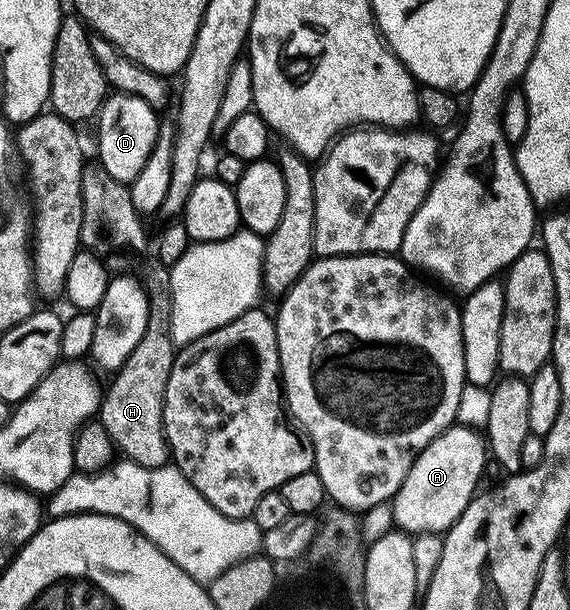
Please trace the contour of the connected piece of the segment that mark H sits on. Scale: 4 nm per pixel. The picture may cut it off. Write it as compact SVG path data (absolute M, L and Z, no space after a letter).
M155 266L148 272L146 287L152 317L146 330L146 338L134 349L134 354L126 358L126 366L115 373L112 385L107 385L103 393L98 420L115 447L125 452L127 459L138 466L147 468L169 467L172 451L164 433L164 403L166 386L174 370L178 355L176 343L172 341L172 285L169 269Z

